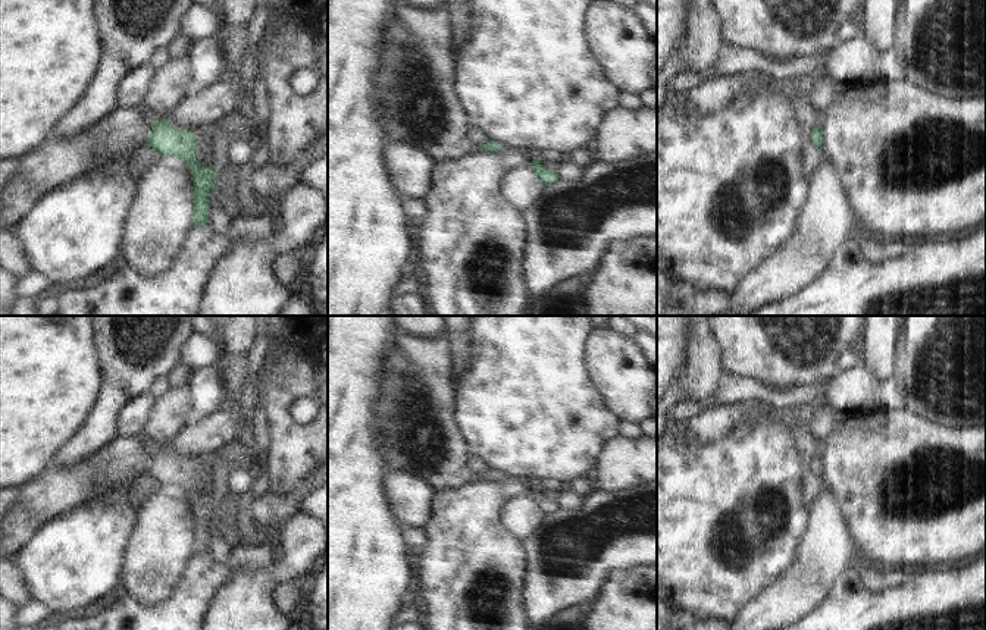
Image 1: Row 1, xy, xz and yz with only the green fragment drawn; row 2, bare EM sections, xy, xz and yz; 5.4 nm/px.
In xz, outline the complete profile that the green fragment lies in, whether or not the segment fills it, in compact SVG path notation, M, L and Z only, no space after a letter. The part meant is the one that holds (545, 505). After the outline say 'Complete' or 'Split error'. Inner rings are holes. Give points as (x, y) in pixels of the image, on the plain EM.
M535 488L529 495L535 499L536 507L544 514L550 514L560 508L557 502L550 501L542 495L542 488Z. Complete.

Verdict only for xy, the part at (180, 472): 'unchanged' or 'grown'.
grown

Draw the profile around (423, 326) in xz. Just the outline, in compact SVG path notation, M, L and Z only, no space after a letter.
M394 316L398 330L431 339L445 329L444 316Z

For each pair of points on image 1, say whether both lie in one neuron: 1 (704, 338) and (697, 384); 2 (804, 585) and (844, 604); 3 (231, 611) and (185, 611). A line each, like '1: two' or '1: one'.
1: one
2: two
3: two

